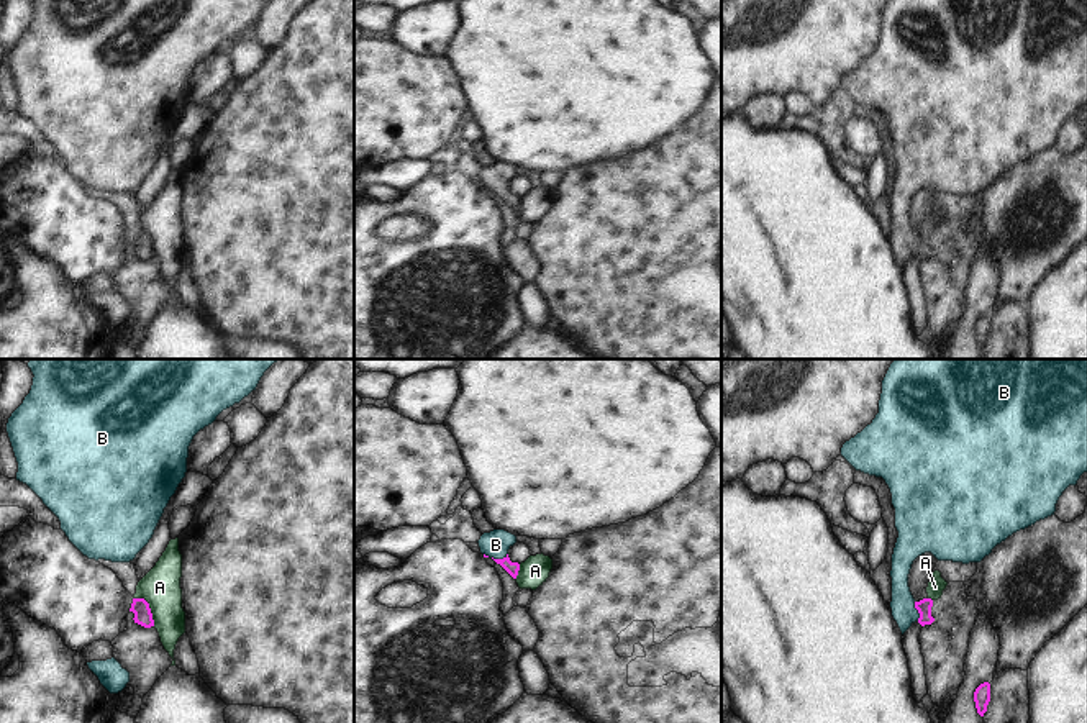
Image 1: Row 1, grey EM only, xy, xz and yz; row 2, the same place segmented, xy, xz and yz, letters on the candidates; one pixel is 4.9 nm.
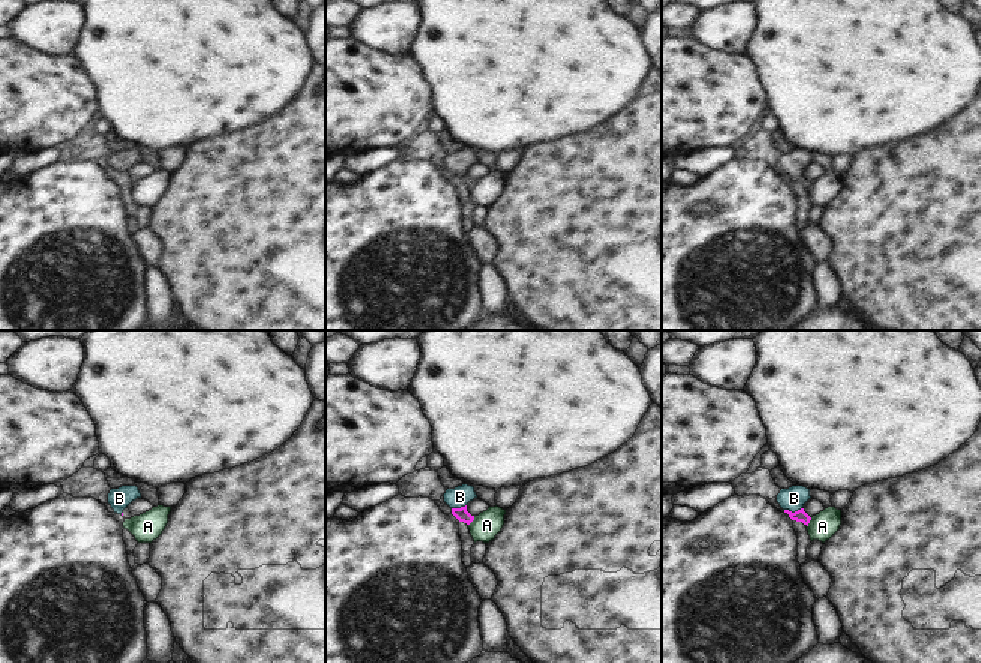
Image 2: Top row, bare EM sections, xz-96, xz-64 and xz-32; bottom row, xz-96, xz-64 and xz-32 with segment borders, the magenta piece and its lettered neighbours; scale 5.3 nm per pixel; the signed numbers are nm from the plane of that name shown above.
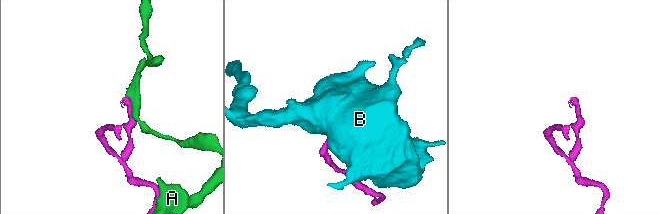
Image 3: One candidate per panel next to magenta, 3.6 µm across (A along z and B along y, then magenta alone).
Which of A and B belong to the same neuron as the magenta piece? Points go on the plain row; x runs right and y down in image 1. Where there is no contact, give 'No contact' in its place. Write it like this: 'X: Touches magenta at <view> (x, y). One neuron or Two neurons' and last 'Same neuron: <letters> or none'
A: Touches magenta at xy (150, 241). Two neurons
B: Touches magenta at yz (918, 245). One neuron
Same neuron: B.

